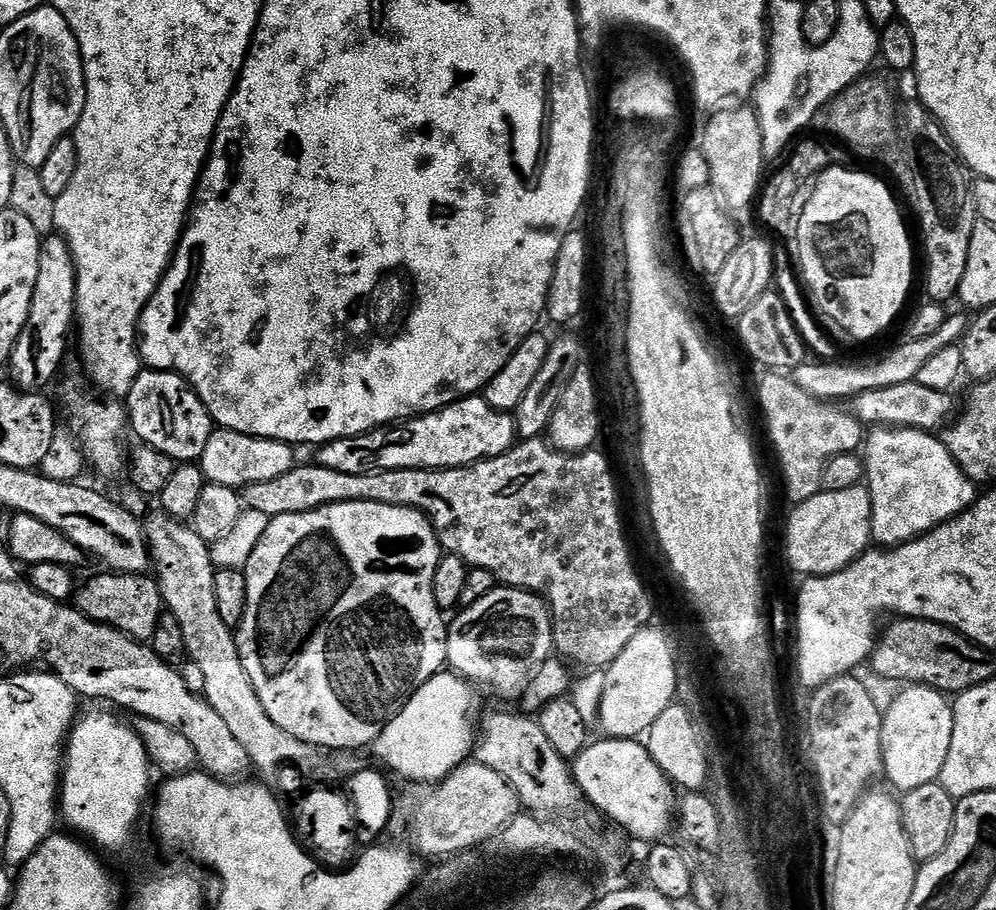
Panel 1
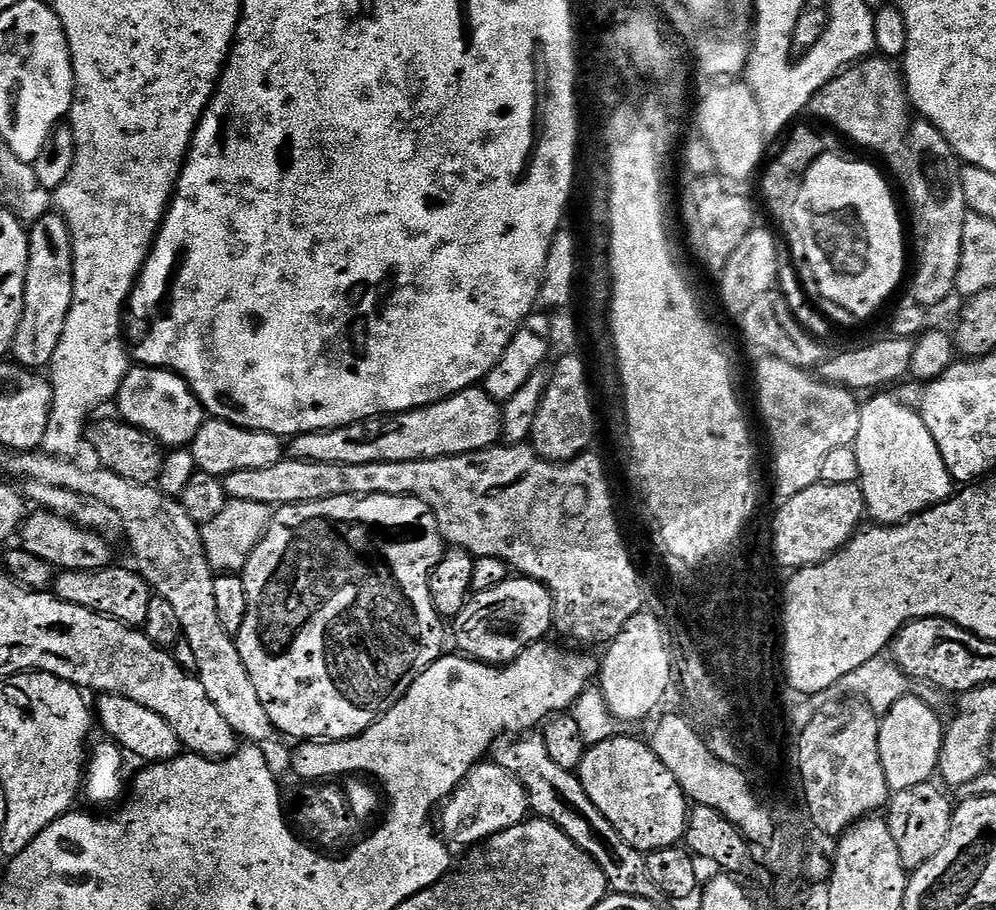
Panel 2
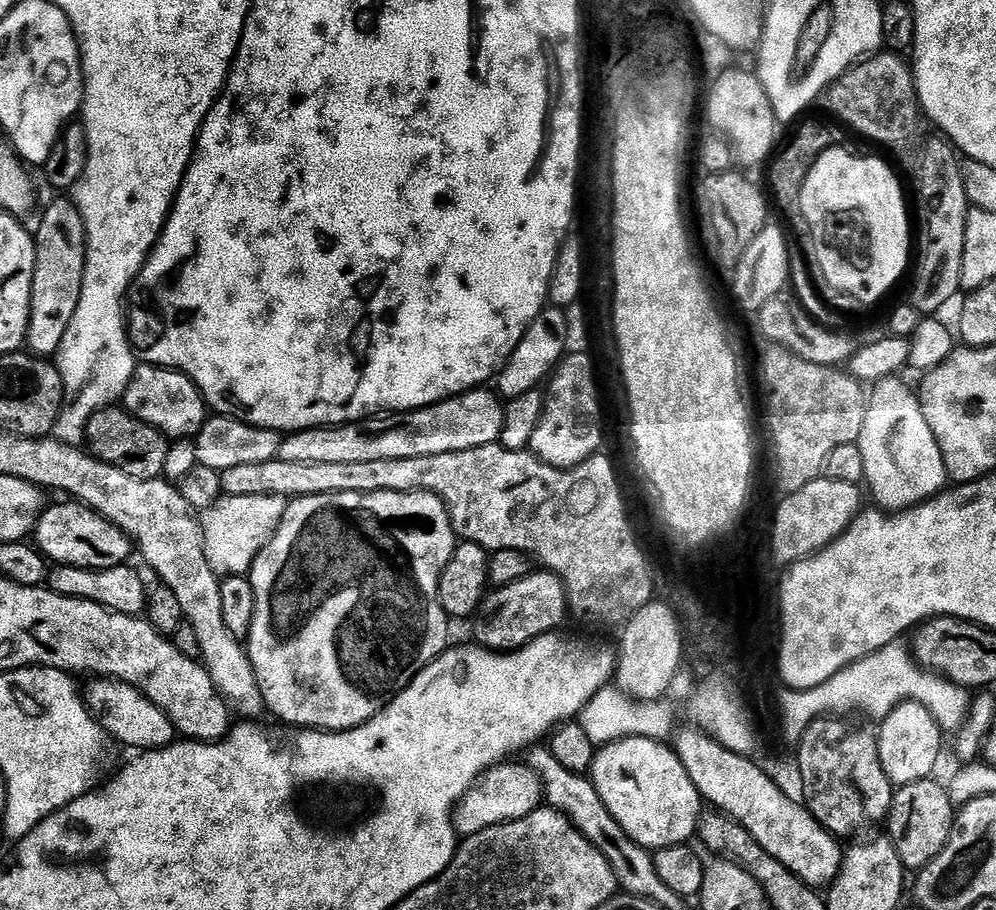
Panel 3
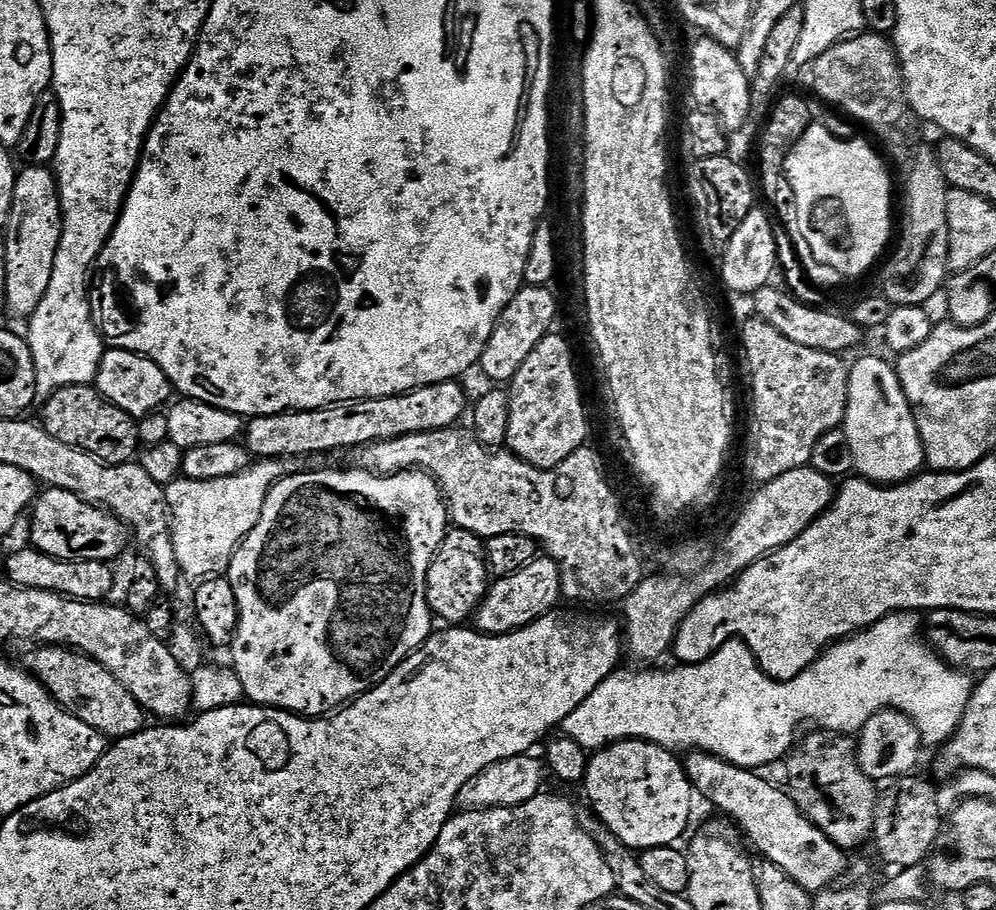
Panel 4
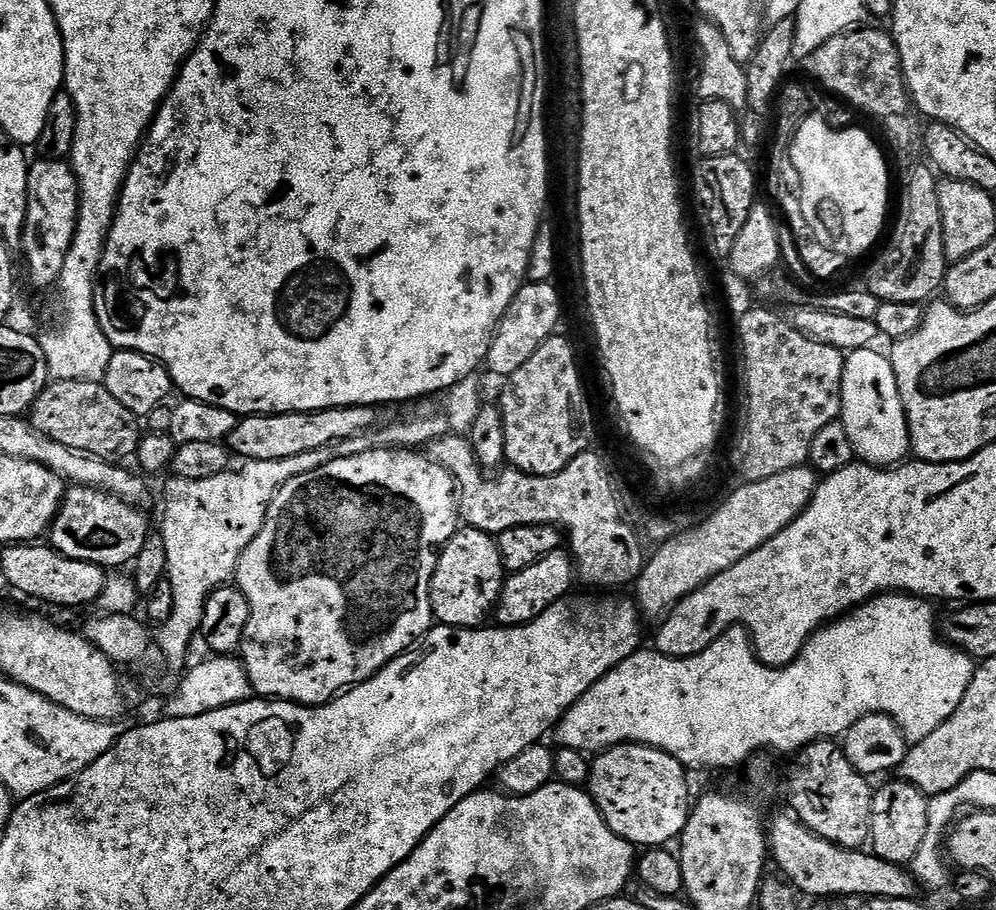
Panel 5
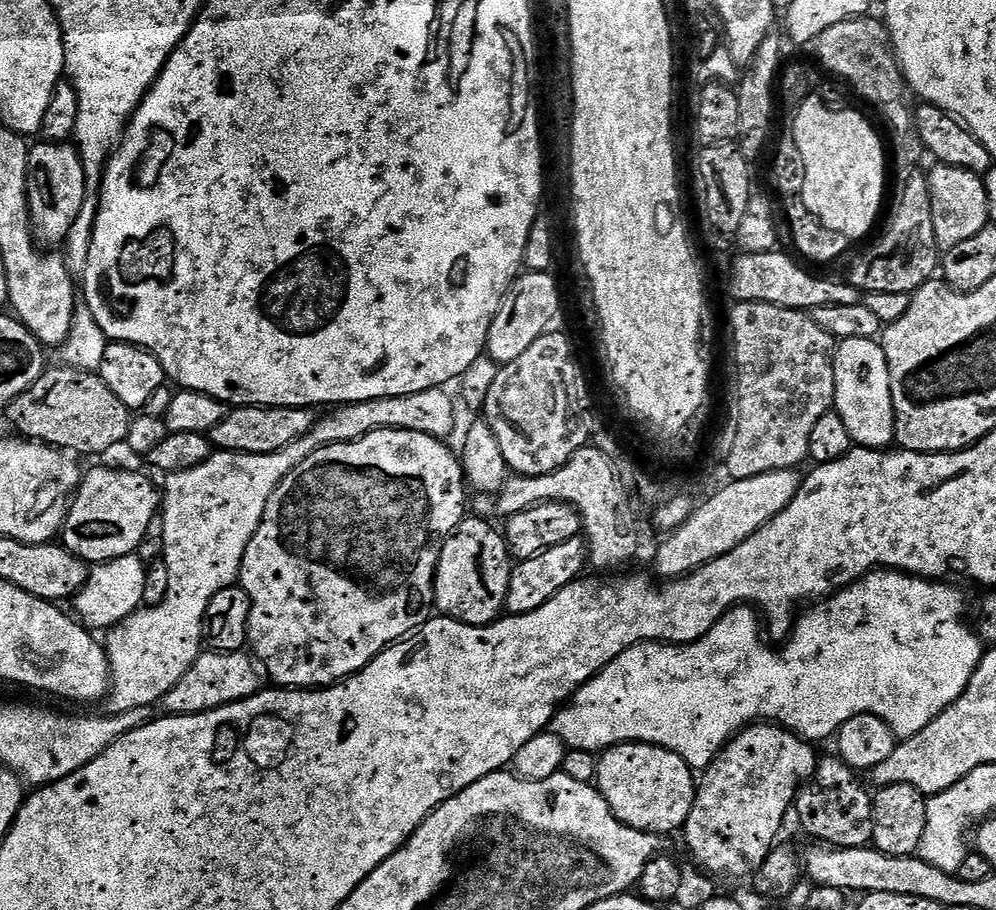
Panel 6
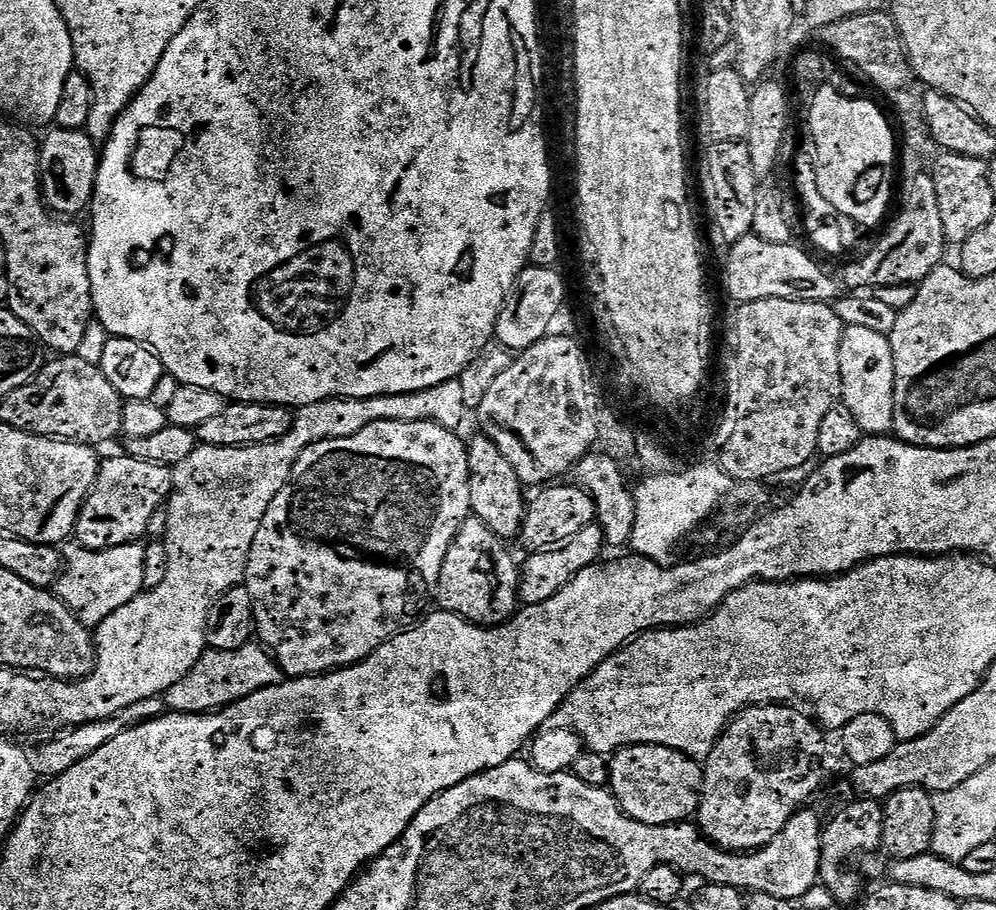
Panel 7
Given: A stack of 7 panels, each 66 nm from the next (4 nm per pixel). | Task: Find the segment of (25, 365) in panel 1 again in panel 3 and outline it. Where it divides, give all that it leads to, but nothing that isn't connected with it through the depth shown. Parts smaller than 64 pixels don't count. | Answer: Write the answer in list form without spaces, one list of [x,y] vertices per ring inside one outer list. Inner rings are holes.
[[[69,197],[54,199],[45,208],[33,238],[35,266],[25,341],[35,355],[50,356],[57,352],[61,344],[81,292],[85,264],[85,228],[75,203]]]

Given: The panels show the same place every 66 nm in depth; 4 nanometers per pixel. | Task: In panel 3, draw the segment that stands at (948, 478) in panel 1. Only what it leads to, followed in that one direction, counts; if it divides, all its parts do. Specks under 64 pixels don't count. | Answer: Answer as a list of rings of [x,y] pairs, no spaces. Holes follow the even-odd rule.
[[[895,375],[877,380],[871,385],[864,405],[864,417],[860,430],[859,446],[862,452],[863,483],[868,484],[872,496],[879,507],[884,510],[899,510],[920,504],[923,500],[943,491],[949,483],[946,468],[942,462],[942,454],[934,436],[930,434],[930,426],[926,426],[926,418],[920,409],[920,402],[915,391],[912,392]]]

